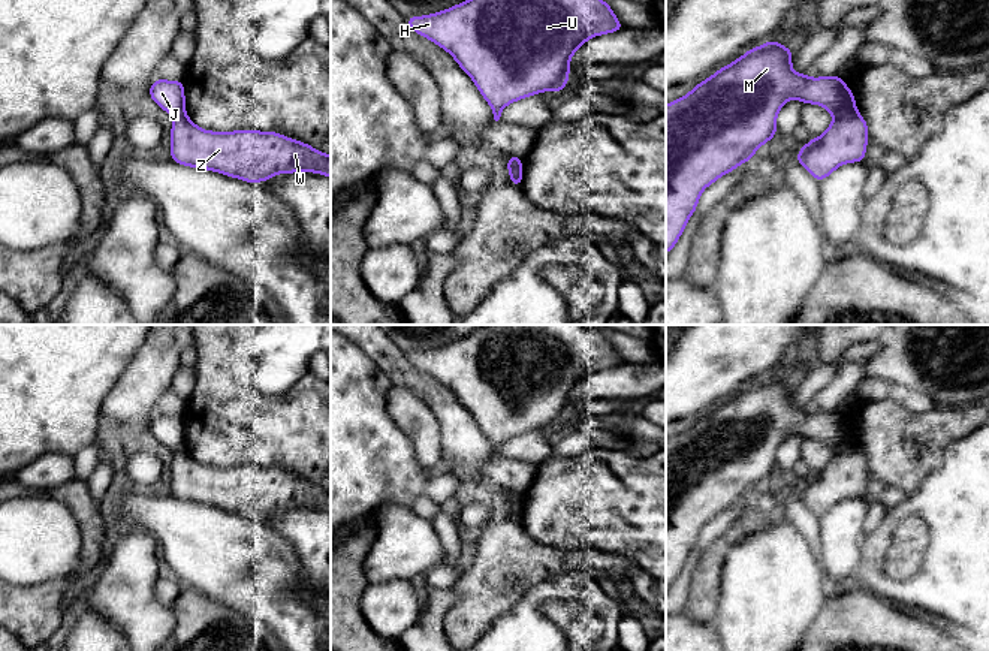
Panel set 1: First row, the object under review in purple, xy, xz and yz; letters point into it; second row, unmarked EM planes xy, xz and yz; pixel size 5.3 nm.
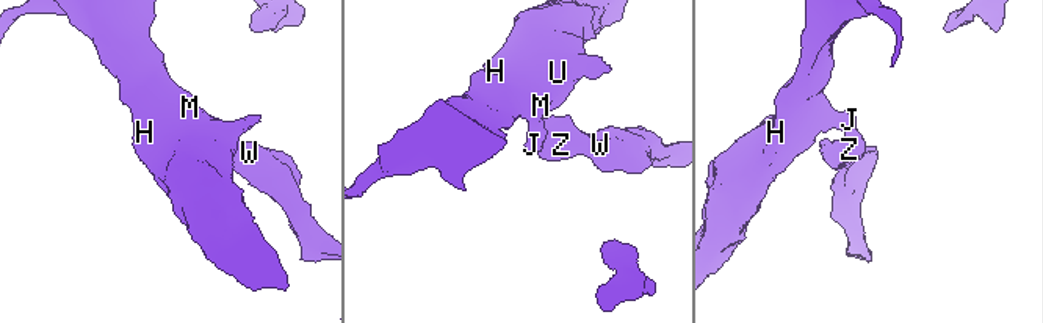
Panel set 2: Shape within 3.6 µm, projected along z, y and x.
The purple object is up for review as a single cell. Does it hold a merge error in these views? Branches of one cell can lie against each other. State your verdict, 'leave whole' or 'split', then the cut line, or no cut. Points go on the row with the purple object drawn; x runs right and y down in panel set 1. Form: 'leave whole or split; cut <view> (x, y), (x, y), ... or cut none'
split; cut yz (856, 109), (834, 118)

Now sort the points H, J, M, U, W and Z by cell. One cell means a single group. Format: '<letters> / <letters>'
H J M U / W Z

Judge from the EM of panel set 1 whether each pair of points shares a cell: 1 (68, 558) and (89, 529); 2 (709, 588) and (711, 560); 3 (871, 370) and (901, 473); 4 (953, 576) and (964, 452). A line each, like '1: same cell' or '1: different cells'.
1: different cells
2: same cell
3: different cells
4: same cell

